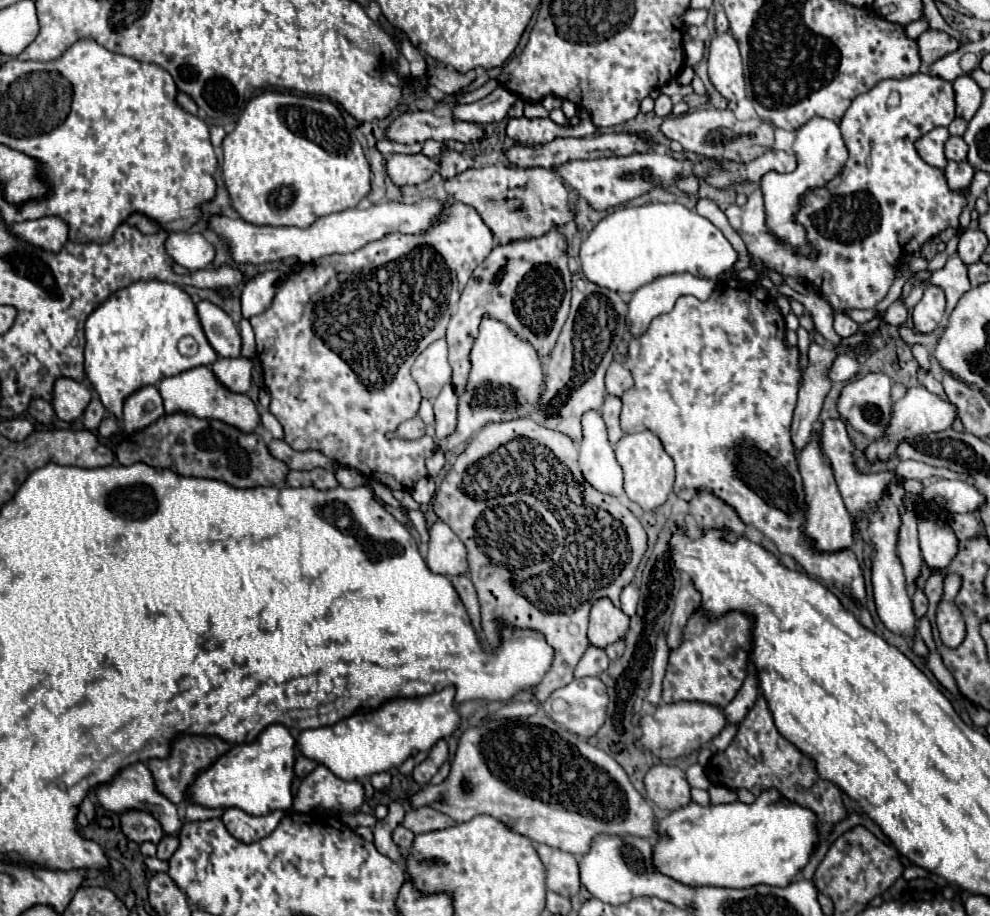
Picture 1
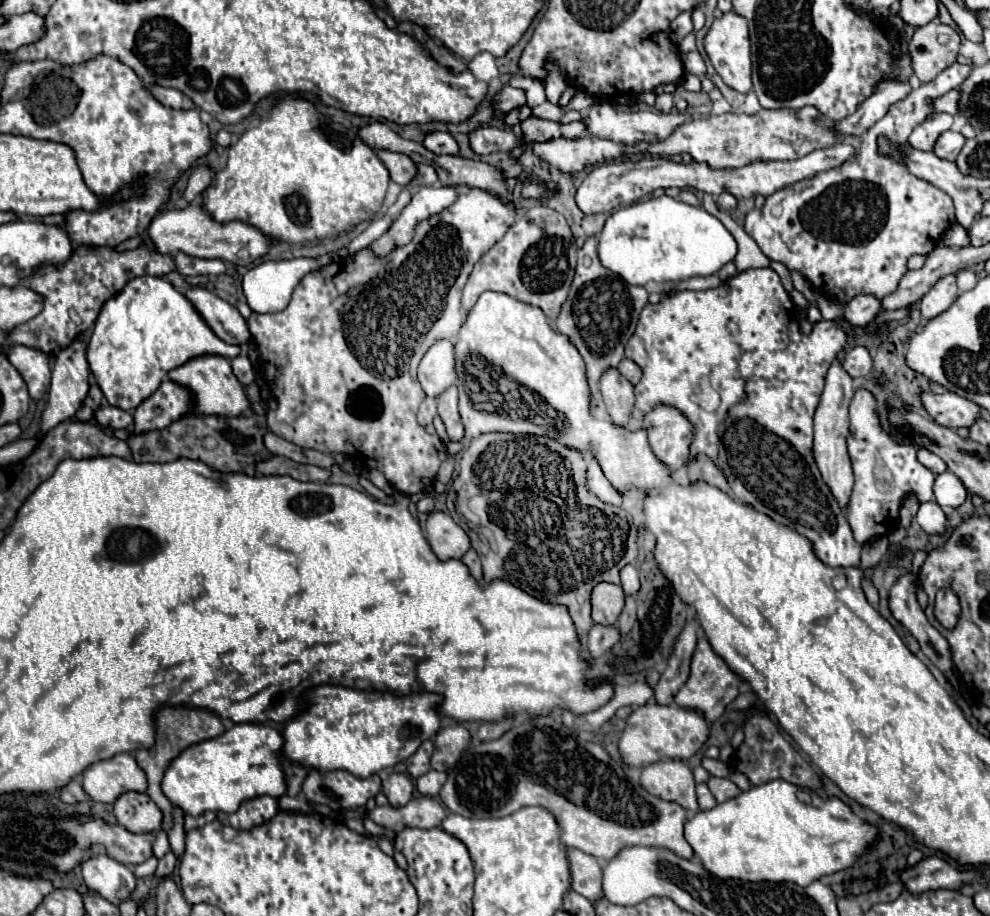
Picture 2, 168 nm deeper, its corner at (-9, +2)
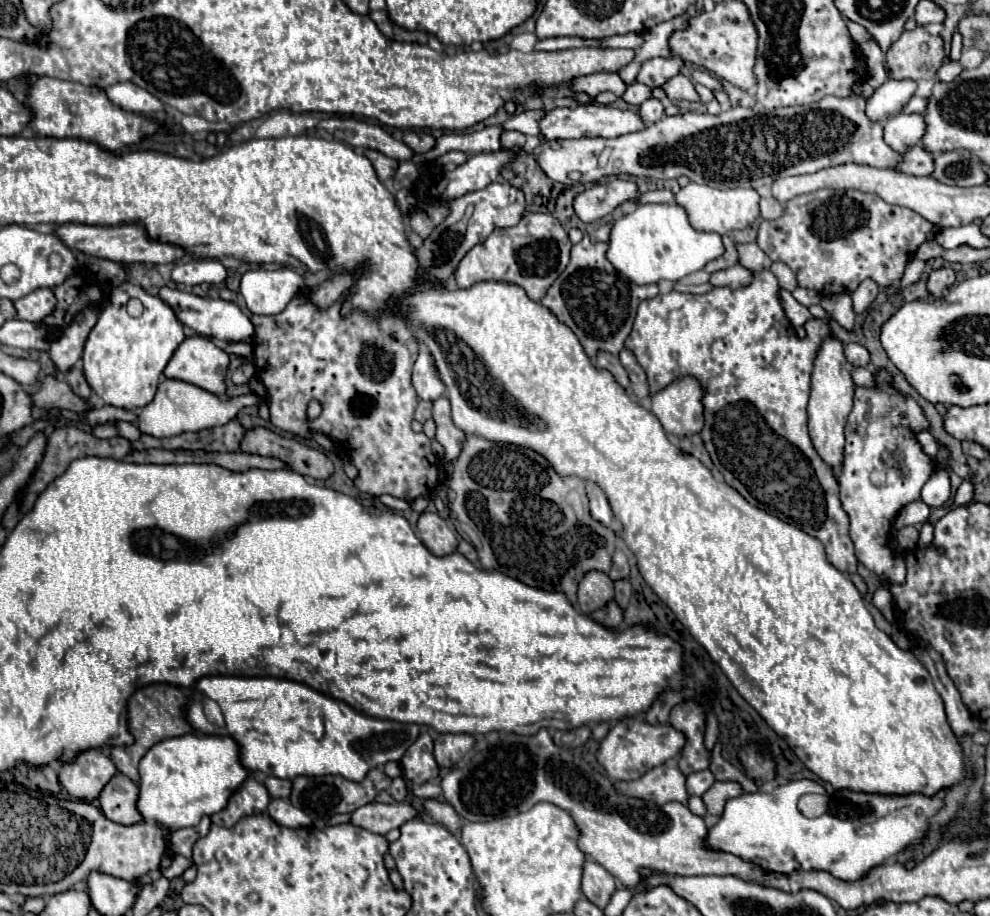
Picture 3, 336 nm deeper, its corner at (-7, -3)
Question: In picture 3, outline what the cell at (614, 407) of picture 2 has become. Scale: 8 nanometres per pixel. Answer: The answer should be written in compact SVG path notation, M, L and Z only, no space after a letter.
M598 353L598 355L596 355L596 367L608 369L608 371L616 377L616 381L618 381L622 387L628 389L628 385L630 385L628 373L626 373L626 369L620 365L618 355L612 355L612 353Z

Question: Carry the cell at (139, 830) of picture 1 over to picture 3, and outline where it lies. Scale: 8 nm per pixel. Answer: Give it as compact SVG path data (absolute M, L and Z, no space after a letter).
M116 773L98 795L102 813L110 821L120 825L132 825L142 819L136 809L136 799L138 799L138 785L132 779L124 777L122 773Z

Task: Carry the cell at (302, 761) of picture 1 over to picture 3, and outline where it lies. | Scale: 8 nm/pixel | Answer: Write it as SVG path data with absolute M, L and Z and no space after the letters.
M266 777L264 785L270 797L280 797L280 799L288 799L292 789L292 783L288 779L278 779L278 777Z

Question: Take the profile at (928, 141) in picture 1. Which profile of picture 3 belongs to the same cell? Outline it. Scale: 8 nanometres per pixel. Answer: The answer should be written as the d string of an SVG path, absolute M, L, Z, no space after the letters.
M898 113L892 117L884 127L884 141L896 149L898 153L904 153L912 145L918 145L922 135L926 131L926 123L922 115L906 115Z

